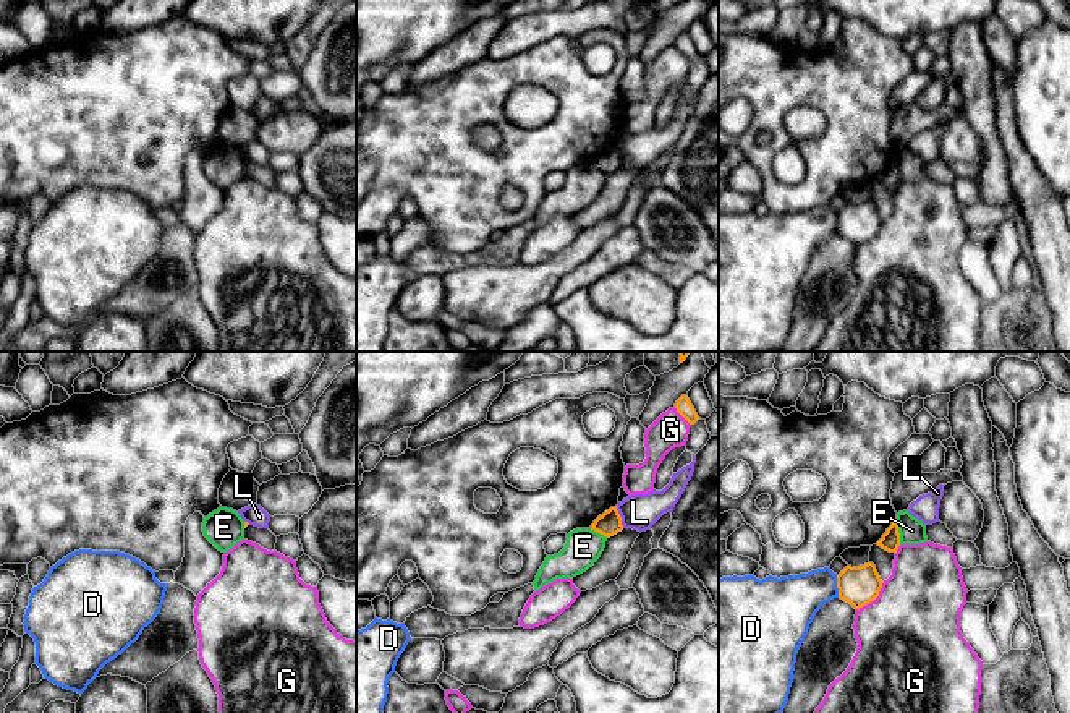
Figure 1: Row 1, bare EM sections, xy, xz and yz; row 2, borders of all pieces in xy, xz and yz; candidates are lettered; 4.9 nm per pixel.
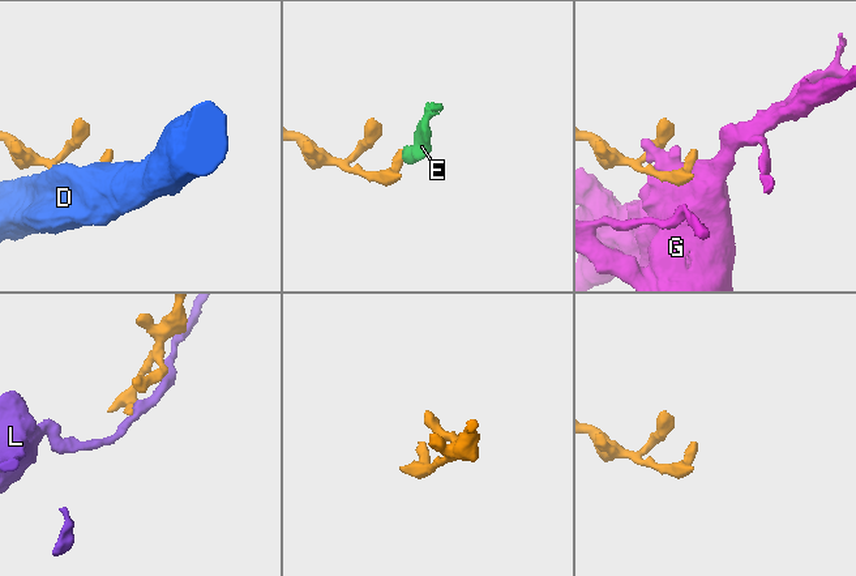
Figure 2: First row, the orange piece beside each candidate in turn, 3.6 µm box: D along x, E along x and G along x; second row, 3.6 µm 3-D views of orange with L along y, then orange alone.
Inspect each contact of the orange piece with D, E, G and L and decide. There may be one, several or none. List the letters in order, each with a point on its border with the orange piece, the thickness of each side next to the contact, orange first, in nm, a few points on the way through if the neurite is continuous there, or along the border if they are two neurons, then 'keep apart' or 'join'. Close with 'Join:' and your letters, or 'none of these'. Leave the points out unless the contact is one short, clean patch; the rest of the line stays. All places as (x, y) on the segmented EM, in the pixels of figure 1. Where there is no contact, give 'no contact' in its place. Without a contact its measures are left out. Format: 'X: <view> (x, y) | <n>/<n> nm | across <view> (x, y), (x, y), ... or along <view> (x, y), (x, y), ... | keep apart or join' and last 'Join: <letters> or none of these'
D: yz (837, 587) | 190/280 nm | keep apart
E: yz (897, 530) | 100/130 nm | along yz (895, 517), (900, 543) | keep apart
G: yz (873, 600) | 190/500 nm | keep apart
L: xz (620, 517) | 120/180 nm | along xz (615, 506), (624, 527) | keep apart
Join: none of these

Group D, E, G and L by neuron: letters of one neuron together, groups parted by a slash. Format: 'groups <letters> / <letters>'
groups D / E / G / L

